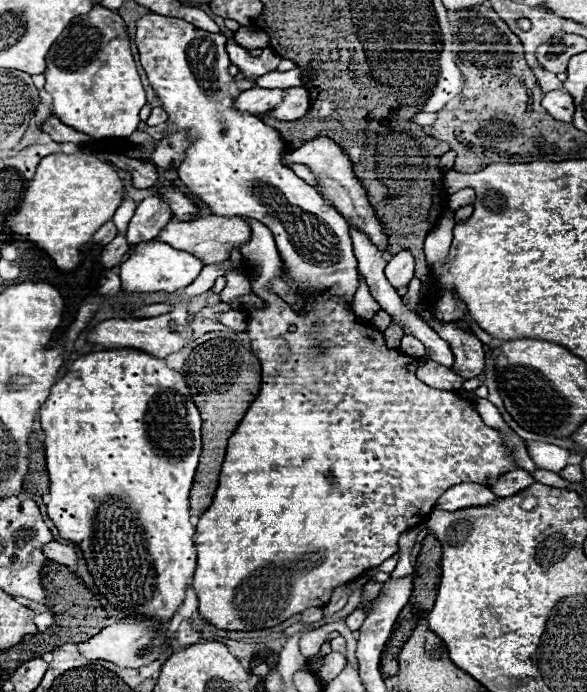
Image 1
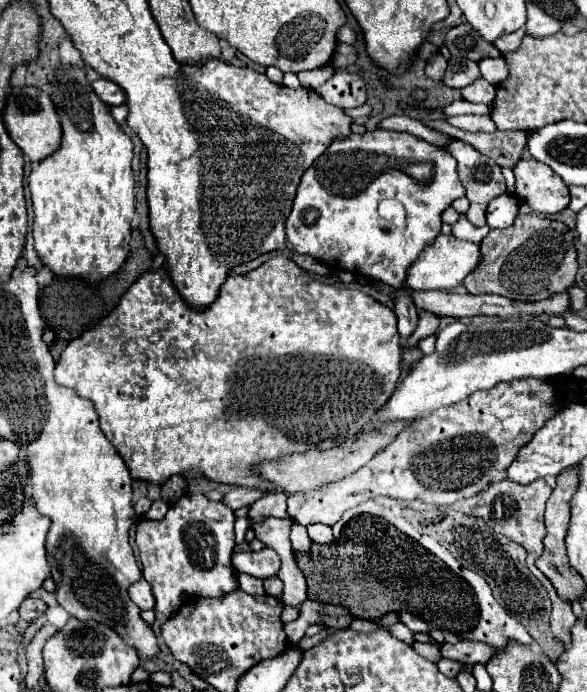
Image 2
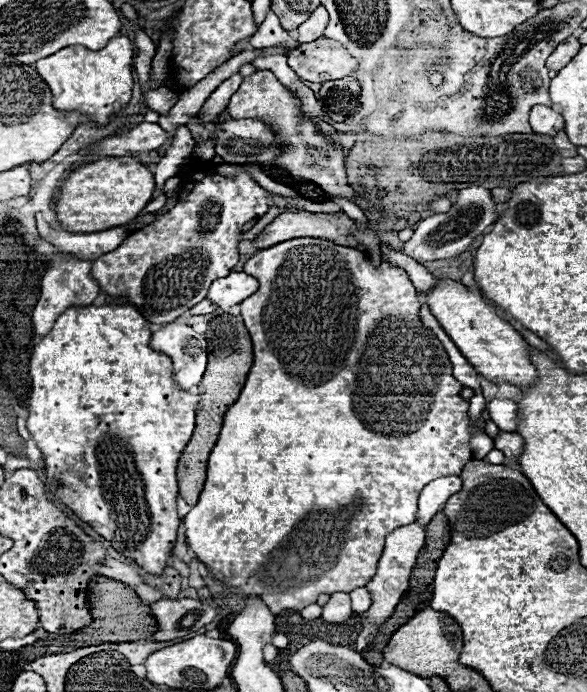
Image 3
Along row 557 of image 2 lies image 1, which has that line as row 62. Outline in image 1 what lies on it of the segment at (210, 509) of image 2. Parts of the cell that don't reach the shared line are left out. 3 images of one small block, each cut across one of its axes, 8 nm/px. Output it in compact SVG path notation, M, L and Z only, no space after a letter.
M146 14L136 20L136 46L140 52L140 64L160 98L162 108L168 112L168 128L164 130L164 136L186 130L190 138L190 144L184 150L184 160L178 166L178 178L184 182L188 194L216 216L254 218L268 226L276 238L284 268L296 288L314 292L328 286L330 294L344 296L346 302L352 304L352 296L358 288L358 268L352 254L348 222L316 192L314 186L306 184L290 168L280 164L280 152L284 146L280 132L266 126L260 118L234 108L240 90L236 78L228 74L230 60L224 34L198 30L182 19Z

